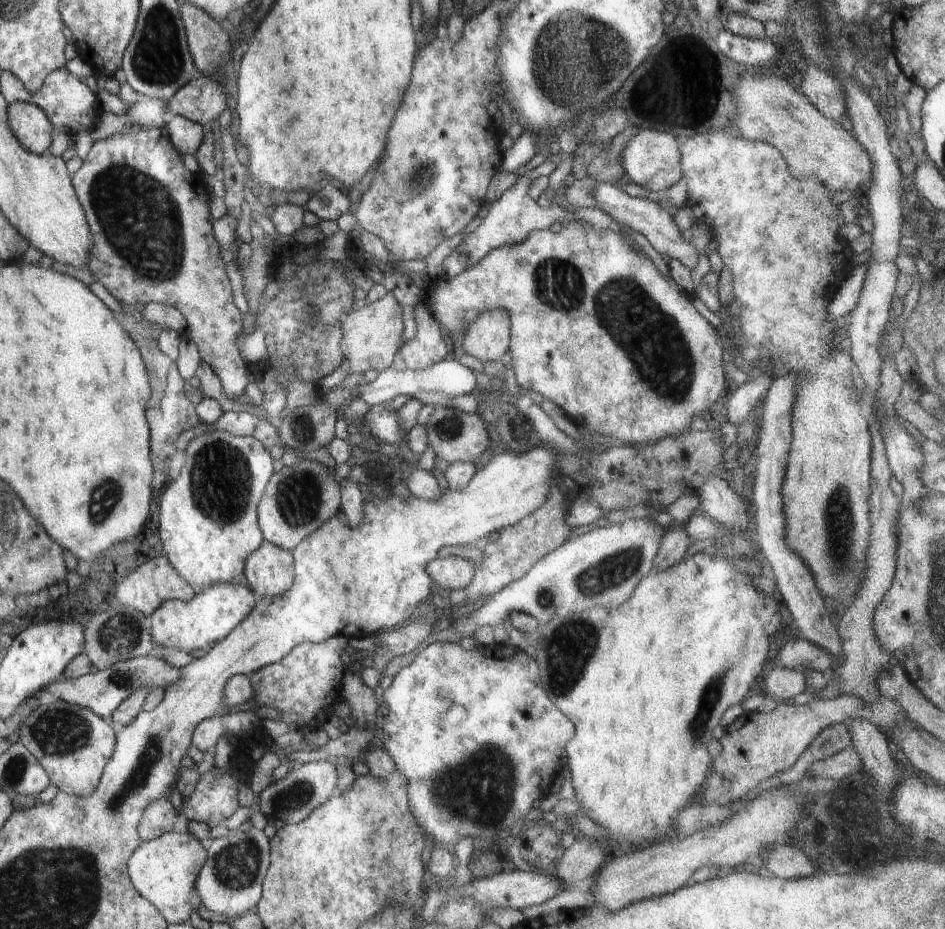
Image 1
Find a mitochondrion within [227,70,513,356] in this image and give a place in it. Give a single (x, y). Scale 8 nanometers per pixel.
(423, 178)

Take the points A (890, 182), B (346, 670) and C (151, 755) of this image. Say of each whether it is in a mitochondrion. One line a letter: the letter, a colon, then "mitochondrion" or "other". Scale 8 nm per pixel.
A: other
B: other
C: mitochondrion

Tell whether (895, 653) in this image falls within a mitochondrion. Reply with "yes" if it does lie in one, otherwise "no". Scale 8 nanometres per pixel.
no

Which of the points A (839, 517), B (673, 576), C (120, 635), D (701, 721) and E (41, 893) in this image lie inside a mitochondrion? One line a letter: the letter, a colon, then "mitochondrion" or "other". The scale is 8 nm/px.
A: mitochondrion
B: other
C: mitochondrion
D: mitochondrion
E: mitochondrion

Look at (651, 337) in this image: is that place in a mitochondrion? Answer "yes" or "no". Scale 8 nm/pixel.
yes

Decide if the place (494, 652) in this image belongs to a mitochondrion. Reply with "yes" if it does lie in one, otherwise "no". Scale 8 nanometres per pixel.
no

